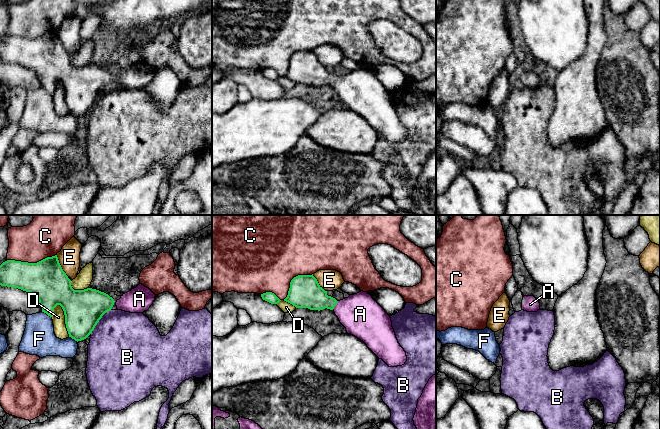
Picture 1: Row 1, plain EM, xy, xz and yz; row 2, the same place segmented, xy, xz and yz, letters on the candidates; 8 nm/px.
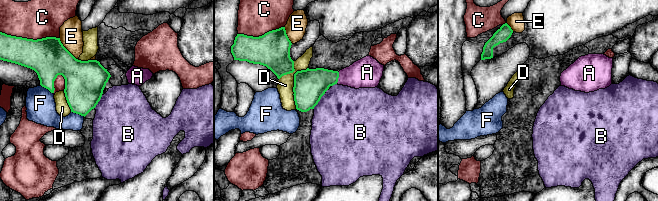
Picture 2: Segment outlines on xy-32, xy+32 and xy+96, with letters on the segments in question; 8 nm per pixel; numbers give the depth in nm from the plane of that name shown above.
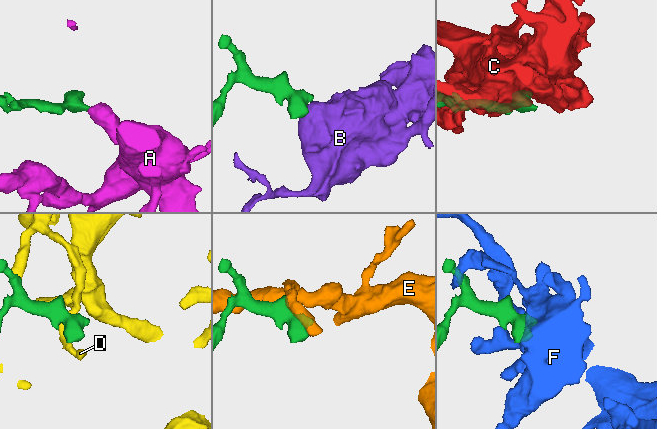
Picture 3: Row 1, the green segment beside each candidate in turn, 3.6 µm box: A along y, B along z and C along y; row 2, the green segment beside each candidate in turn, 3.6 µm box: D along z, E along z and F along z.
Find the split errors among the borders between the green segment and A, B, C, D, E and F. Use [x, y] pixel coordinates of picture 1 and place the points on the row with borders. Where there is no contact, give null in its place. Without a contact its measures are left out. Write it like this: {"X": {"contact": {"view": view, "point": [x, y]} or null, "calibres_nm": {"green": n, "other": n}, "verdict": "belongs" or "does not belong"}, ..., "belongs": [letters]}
{"A": {"contact": {"view": "xz", "point": [335, 305]}, "calibres_nm": {"green": 240, "other": 320}, "verdict": "belongs"}, "B": {"contact": {"view": "xy", "point": [98, 321]}, "calibres_nm": {"green": 320, "other": 500}, "verdict": "does not belong"}, "C": {"contact": {"view": "xy", "point": [31, 263]}, "calibres_nm": {"green": 300, "other": 320}, "verdict": "does not belong"}, "D": {"contact": {"view": "xy", "point": [65, 320]}, "calibres_nm": {"green": 320, "other": 110}, "verdict": "does not belong"}, "E": {"contact": {"view": "xy", "point": [60, 265]}, "calibres_nm": {"green": 300, "other": 180}, "verdict": "does not belong"}, "F": {"contact": {"view": "xy", "point": [47, 314]}, "calibres_nm": {"green": 300, "other": 260}, "verdict": "does not belong"}, "belongs": ["A"]}

